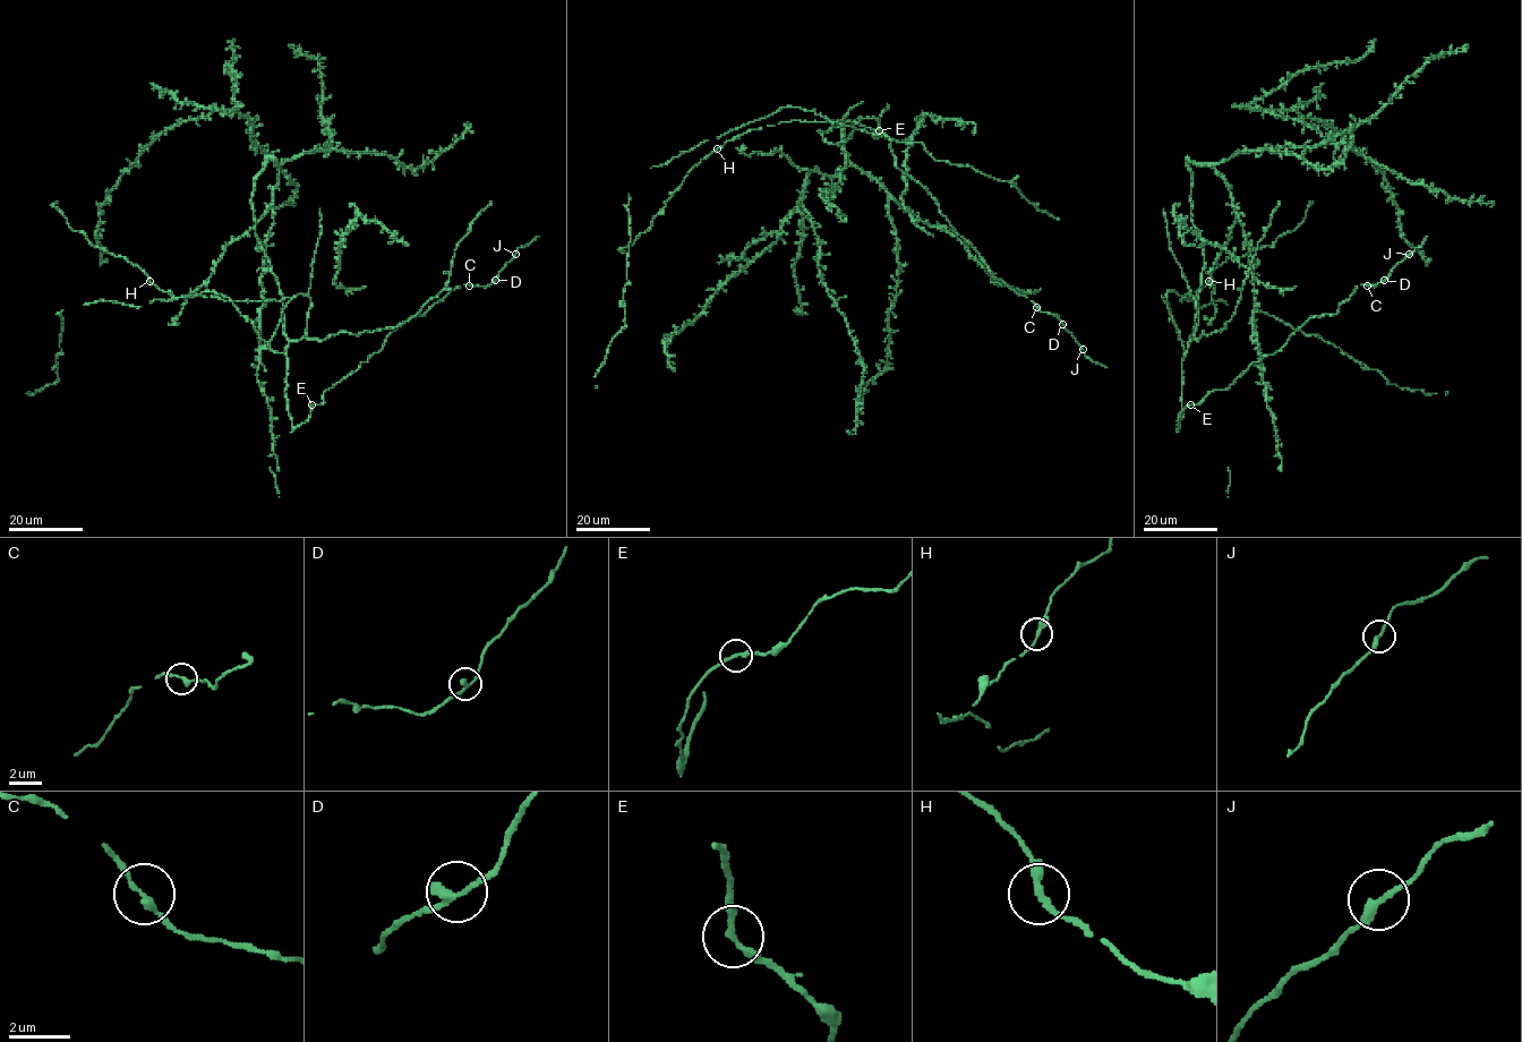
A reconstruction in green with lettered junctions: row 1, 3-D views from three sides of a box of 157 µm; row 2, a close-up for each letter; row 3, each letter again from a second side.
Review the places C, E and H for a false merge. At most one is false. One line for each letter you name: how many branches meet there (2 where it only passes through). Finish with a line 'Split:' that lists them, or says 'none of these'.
Split: none of these

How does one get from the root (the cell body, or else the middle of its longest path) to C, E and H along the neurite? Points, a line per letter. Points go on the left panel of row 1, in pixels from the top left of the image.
C: (255, 187), (256, 238), (283, 299), (285, 396), (296, 428), (391, 333), (470, 284)
E: (255, 187), (256, 238), (283, 299), (288, 340), (285, 396), (296, 428), (309, 418), (311, 404)
H: (255, 187), (255, 229), (283, 299), (283, 331), (300, 339), (306, 295), (229, 301), (173, 297), (150, 281)

